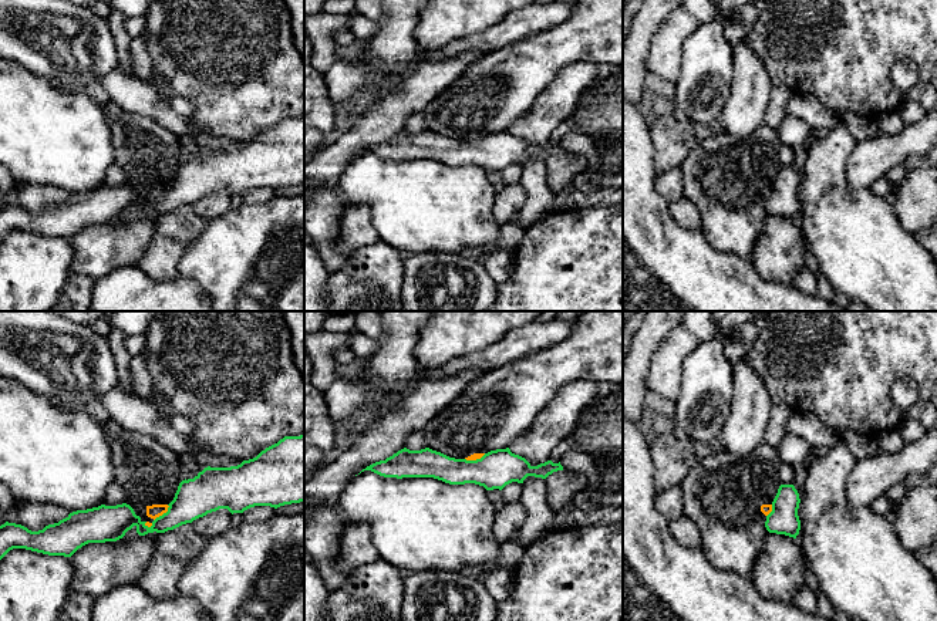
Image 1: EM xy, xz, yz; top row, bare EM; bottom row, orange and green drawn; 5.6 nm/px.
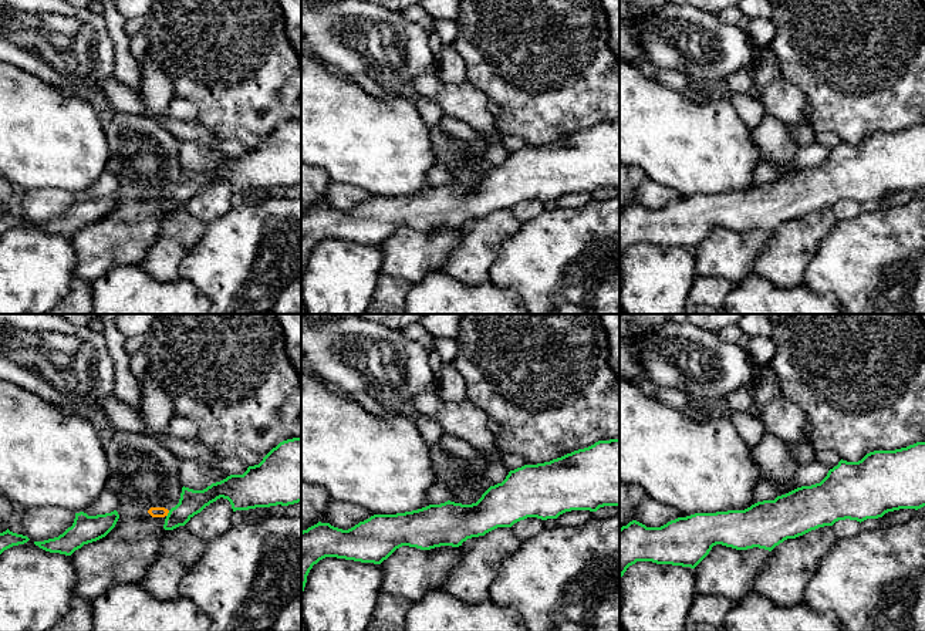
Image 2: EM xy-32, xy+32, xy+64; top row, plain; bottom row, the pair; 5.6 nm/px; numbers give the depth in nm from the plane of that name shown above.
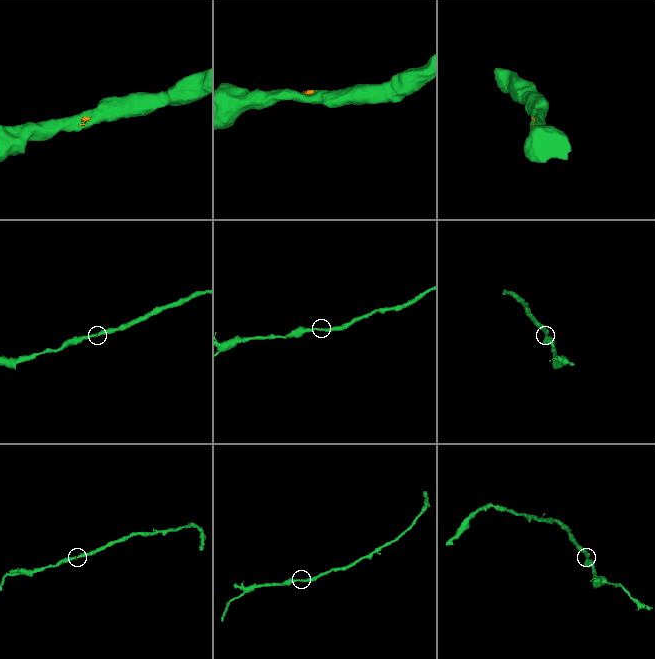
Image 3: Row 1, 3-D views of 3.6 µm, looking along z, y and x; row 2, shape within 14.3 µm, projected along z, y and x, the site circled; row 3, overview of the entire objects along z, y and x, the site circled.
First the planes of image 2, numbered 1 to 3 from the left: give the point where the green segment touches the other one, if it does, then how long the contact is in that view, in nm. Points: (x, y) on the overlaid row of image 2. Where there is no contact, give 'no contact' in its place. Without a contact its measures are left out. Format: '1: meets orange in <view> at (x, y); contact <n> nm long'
1: meets orange in xy-32 at (168, 512); contact 40 nm long
2: no contact
3: no contact

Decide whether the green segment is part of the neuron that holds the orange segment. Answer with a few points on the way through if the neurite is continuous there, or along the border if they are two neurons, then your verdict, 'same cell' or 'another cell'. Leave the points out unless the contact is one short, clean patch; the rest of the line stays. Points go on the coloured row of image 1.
border xy (168, 505), (168, 509), (154, 520); another cell

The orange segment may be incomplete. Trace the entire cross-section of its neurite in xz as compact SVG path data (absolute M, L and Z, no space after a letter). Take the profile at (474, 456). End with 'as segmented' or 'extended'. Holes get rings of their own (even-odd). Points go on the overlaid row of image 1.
M583 311L572 321L566 340L481 374L446 408L427 422L422 429L425 445L449 458L466 460L481 459L491 450L506 449L532 426L557 389L572 381L591 381L603 388L623 387L623 311Z; extended

